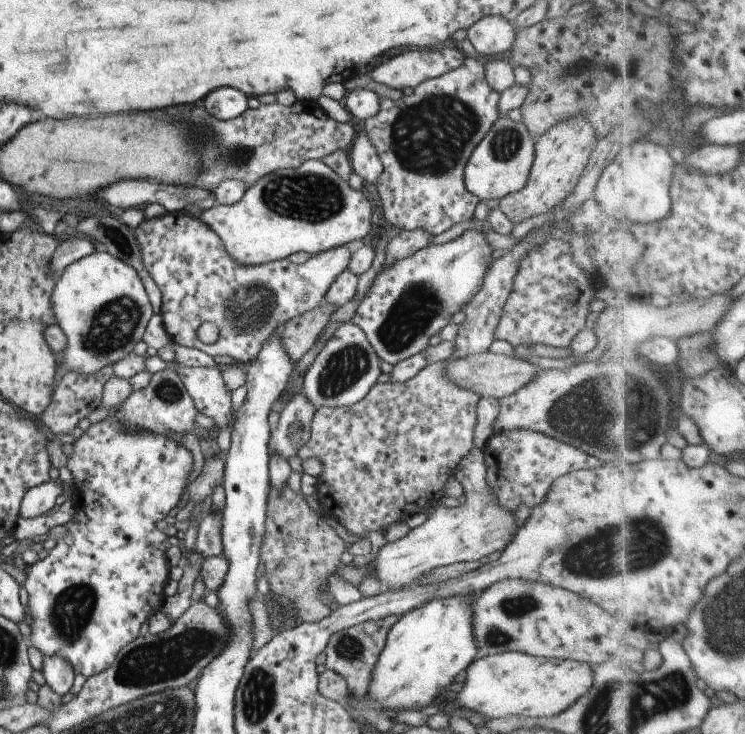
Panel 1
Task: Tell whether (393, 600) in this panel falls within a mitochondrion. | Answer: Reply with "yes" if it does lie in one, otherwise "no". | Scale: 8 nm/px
no

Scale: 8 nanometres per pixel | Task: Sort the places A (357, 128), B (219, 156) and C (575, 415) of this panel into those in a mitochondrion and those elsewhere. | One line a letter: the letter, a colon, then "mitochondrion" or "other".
A: other
B: mitochondrion
C: mitochondrion

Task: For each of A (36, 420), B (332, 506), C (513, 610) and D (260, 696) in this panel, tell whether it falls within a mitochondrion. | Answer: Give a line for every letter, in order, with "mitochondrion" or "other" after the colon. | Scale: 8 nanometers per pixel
A: other
B: other
C: mitochondrion
D: mitochondrion

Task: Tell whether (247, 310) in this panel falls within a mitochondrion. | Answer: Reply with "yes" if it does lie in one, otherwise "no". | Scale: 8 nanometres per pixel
yes

